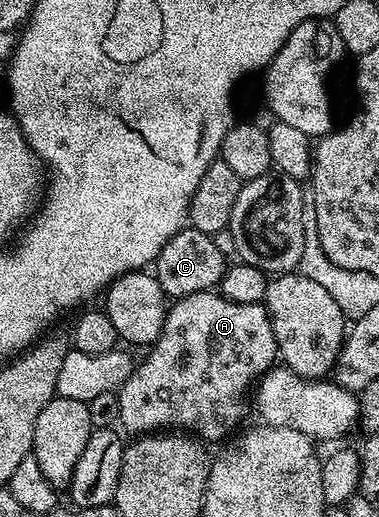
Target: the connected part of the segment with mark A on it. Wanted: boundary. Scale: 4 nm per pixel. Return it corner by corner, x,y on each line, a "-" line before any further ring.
210,290
207,292
196,292
190,296
182,296
174,299
168,305
165,313
165,325
161,331
161,337
155,341
148,349
149,352
145,356
145,361
138,363
134,367
133,372
121,385
116,393
117,408
121,411
121,424
127,431
132,434
157,434
162,430
180,430
185,434
192,434
194,437
200,438
202,441
209,440
224,441
237,427
237,415
240,414
241,408
237,405
237,400
241,400
256,385
257,381
278,363
279,353
277,350
277,339
275,338
275,330
271,326
271,318
269,311
265,309
264,303
244,304
243,302
235,302
221,295
220,291

